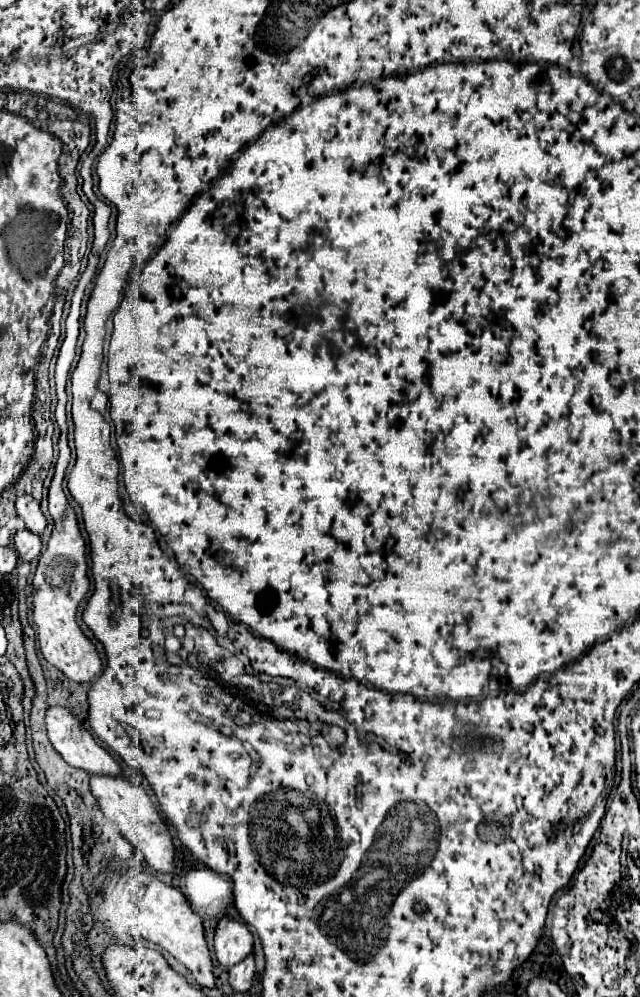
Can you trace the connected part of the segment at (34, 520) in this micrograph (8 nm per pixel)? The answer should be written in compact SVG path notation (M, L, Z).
M18 496L16 512L22 518L26 530L30 530L30 532L34 532L38 536L44 532L48 522L46 522L46 518L44 518L44 514L40 510L40 504L32 496Z

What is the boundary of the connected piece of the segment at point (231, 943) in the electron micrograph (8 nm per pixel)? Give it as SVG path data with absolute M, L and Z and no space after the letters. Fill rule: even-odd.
M222 918L214 934L214 954L220 966L232 968L252 954L254 938L250 930L236 920Z

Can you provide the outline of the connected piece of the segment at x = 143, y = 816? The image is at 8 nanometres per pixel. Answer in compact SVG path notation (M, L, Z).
M92 774L90 776L90 790L94 798L98 800L100 810L108 820L118 824L122 836L144 854L144 860L158 872L172 872L172 858L174 858L174 844L172 836L160 818L158 810L154 808L150 796L146 794L144 788L132 786L128 780L122 776L104 776L104 774Z

